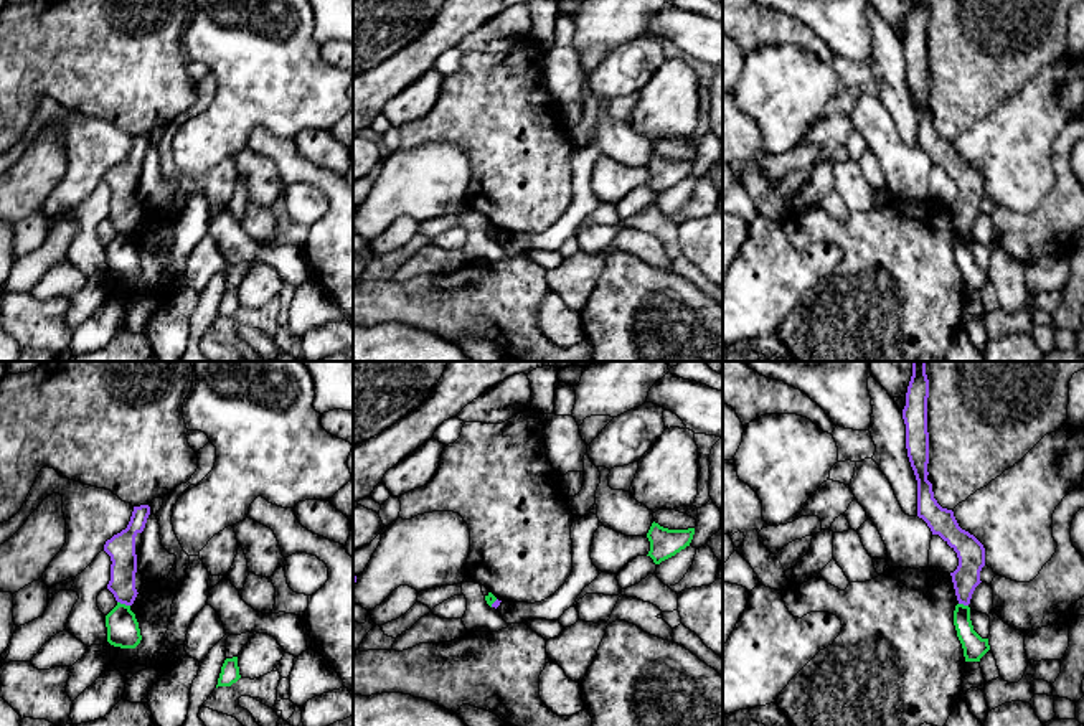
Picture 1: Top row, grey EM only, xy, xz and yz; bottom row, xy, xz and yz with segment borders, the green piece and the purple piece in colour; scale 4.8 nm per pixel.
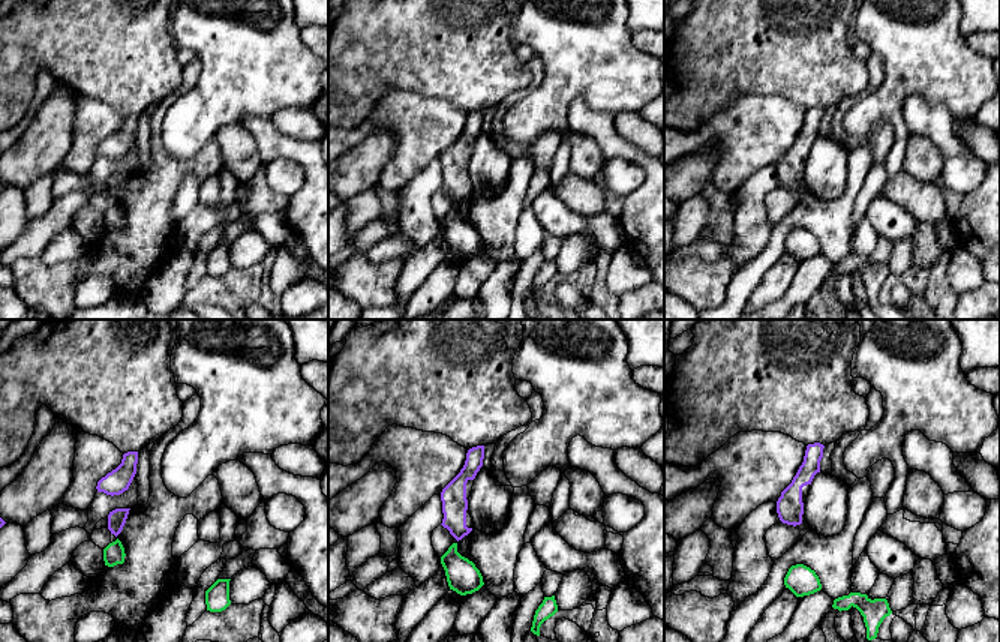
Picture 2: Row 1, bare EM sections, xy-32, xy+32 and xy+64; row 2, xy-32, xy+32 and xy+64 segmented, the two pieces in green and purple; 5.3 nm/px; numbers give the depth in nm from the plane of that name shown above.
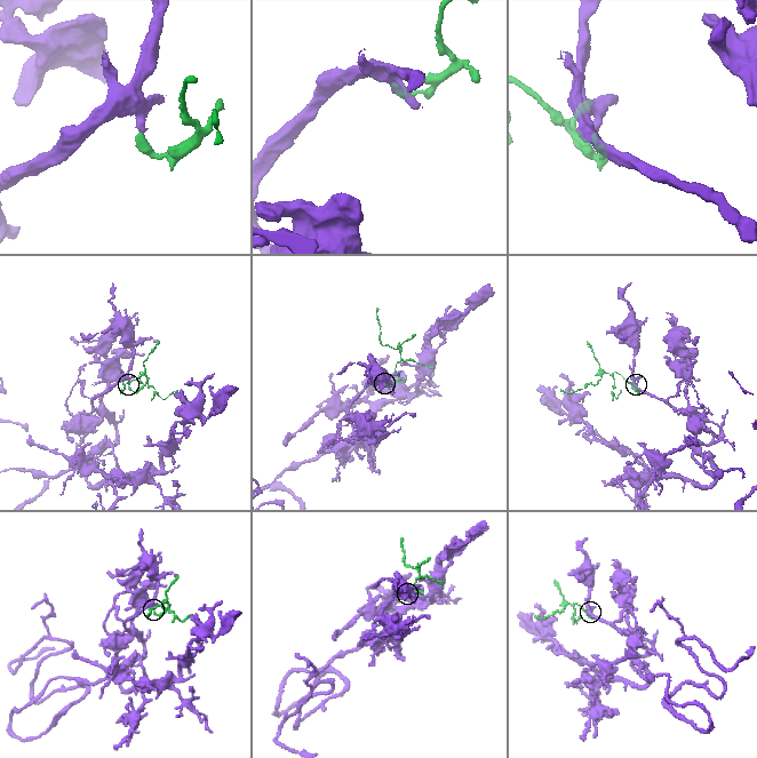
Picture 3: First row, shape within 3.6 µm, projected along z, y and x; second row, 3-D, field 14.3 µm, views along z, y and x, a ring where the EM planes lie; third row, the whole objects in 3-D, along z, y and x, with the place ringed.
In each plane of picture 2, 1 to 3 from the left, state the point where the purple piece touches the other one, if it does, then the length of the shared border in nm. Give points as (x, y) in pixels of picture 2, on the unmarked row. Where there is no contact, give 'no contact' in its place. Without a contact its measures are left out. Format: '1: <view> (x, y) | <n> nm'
1: no contact
2: no contact
3: no contact

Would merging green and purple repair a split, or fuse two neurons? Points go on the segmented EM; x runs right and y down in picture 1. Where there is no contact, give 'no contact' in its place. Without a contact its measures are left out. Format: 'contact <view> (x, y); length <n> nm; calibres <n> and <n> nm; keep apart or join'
contact xy (124, 604); length 70 nm; calibres 160 and 130 nm; keep apart

